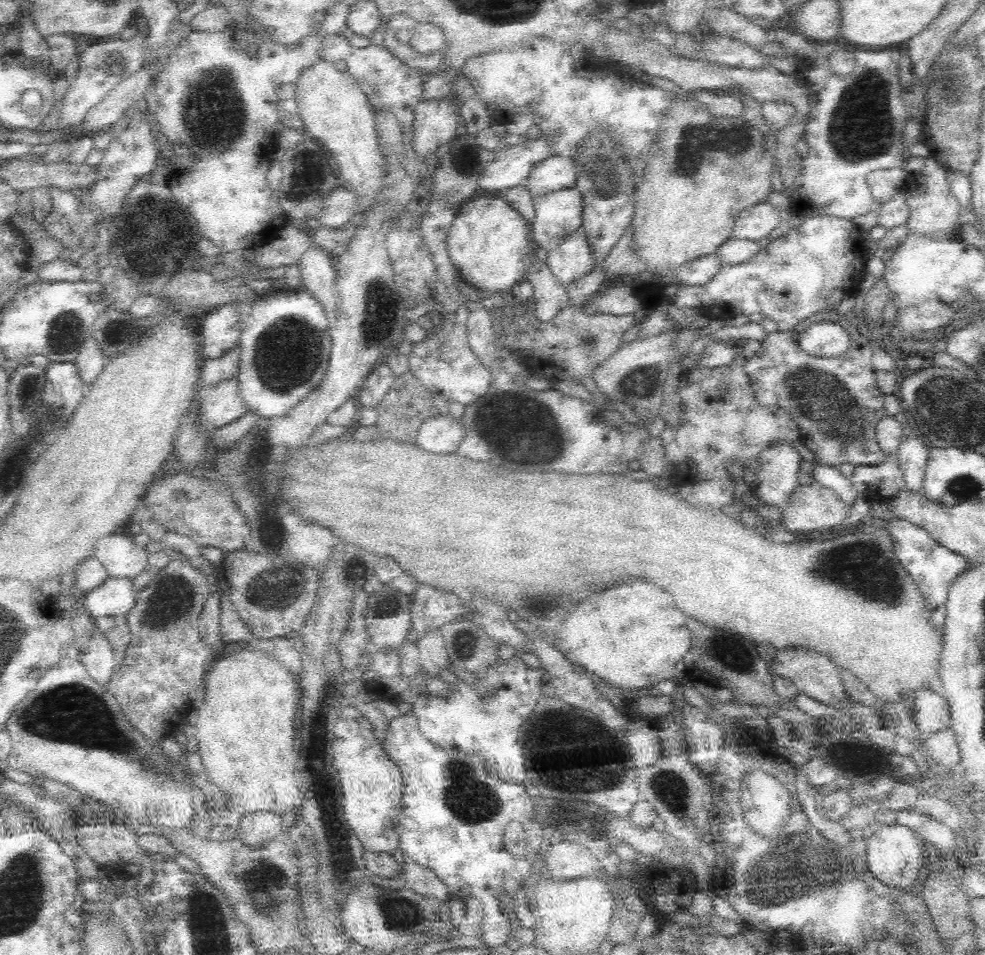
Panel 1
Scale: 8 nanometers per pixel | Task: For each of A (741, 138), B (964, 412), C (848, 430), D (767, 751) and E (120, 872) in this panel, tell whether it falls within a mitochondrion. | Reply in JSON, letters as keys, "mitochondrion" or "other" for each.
{"A":"other","B":"mitochondrion","C":"mitochondrion","D":"other","E":"other"}

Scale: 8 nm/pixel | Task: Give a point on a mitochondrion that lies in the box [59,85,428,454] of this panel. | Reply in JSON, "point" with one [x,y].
{"point":[151,229]}

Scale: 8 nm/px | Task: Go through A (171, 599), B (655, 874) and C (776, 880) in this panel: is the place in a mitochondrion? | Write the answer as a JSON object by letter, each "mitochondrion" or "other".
{"A":"mitochondrion","B":"other","C":"mitochondrion"}

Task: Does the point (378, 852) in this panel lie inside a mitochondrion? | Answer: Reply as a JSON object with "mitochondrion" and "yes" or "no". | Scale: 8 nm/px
{"mitochondrion":"no"}

